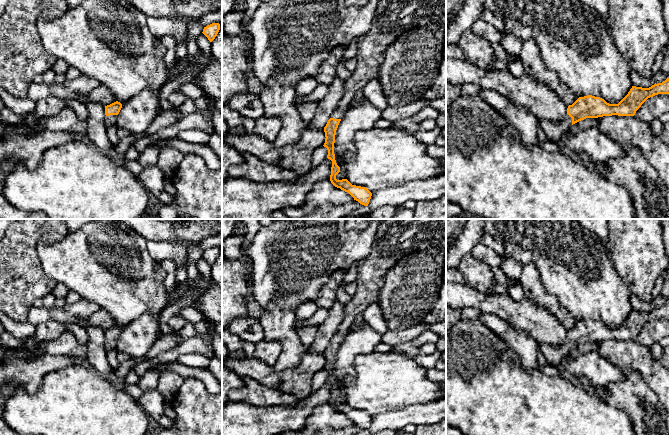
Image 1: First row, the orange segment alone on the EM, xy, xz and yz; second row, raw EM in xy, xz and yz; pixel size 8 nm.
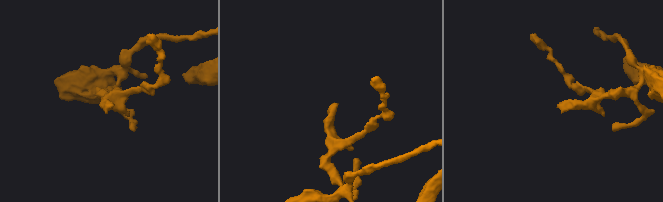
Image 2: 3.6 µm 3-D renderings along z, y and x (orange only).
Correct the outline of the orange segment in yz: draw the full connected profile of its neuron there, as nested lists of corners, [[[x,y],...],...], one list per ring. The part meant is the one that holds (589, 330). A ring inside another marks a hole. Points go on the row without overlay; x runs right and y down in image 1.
[[[669,302],[649,312],[632,310],[618,328],[609,328],[604,323],[592,319],[579,321],[568,330],[567,339],[563,344],[559,346],[541,344],[539,350],[548,363],[557,368],[561,364],[562,357],[581,344],[612,339],[634,340],[648,322],[658,318],[670,318]]]

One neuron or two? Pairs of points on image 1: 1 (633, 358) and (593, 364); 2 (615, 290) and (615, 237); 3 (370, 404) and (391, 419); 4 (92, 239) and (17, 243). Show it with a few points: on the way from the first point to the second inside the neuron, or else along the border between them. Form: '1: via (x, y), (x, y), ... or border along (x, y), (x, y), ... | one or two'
1: border along (595, 351), (608, 359), (622, 372) | two
2: border along (606, 247), (613, 268), (628, 289) | two
3: border along (404, 407), (398, 410), (380, 412), (372, 417) | two
4: border along (69, 232), (57, 241), (41, 241), (37, 254) | two

